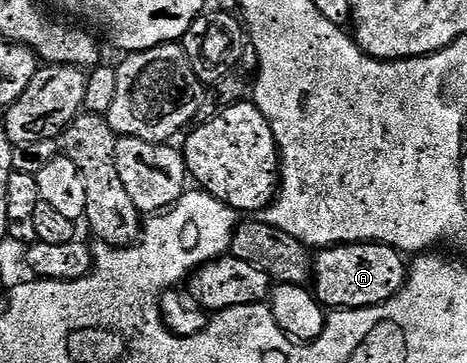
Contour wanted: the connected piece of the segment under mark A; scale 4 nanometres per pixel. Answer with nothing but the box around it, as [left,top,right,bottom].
[313,242,409,311]

